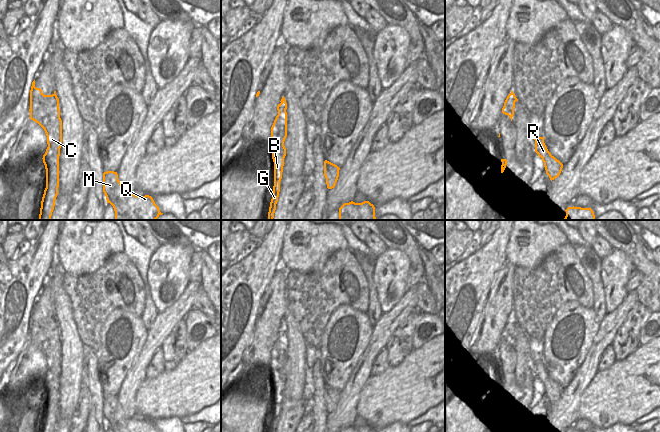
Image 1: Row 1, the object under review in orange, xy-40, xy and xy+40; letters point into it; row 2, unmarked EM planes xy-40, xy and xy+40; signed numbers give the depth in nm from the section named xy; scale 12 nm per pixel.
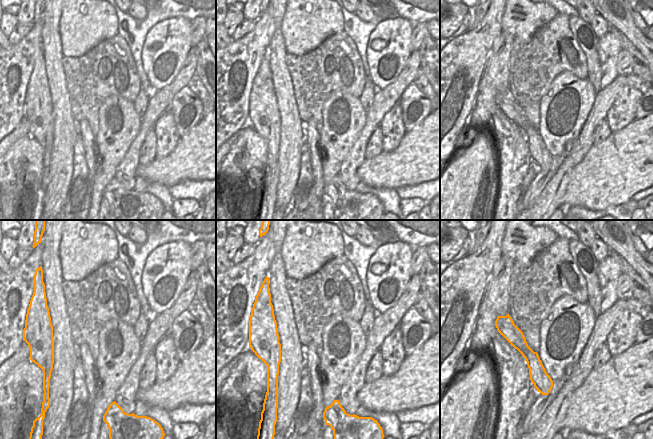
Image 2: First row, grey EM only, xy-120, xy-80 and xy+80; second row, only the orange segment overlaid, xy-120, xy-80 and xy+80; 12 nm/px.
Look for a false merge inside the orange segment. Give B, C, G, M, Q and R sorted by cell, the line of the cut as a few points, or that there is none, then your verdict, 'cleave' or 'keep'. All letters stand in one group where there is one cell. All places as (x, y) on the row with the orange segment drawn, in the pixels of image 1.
groups B C G / M Q R; cut xy (280, 103), (285, 111); cleave

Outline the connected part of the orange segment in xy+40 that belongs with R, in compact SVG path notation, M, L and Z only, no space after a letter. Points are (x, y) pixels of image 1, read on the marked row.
M537 137L534 140L535 140L535 152L538 154L539 157L542 158L546 174L552 181L560 175L563 168L563 164L559 160L557 160L554 156L552 156L551 153L548 151L544 143L544 137Z

